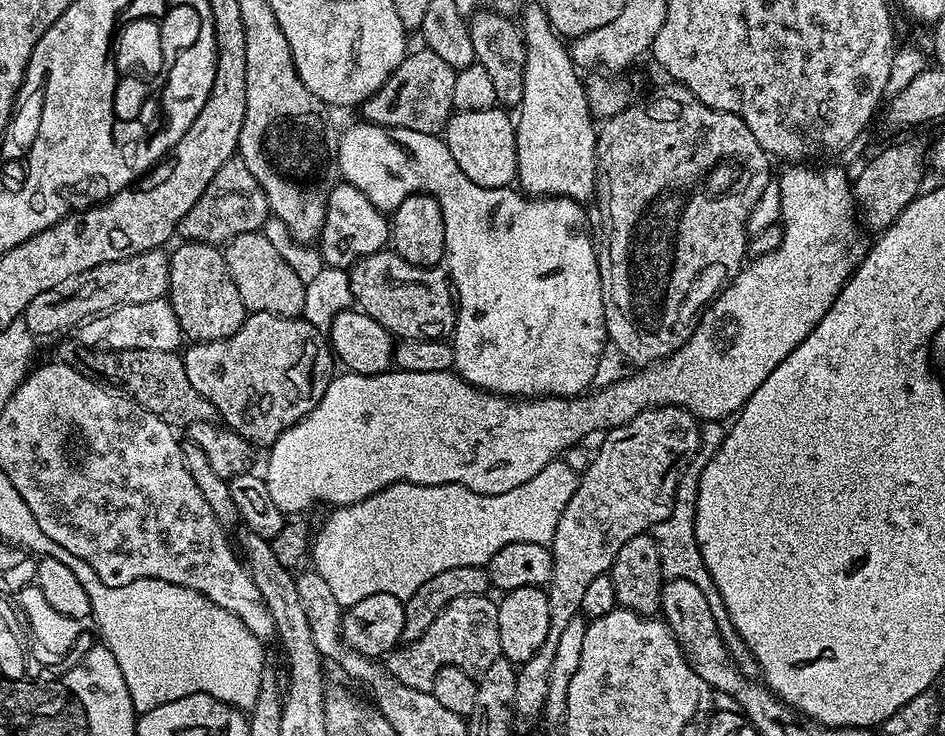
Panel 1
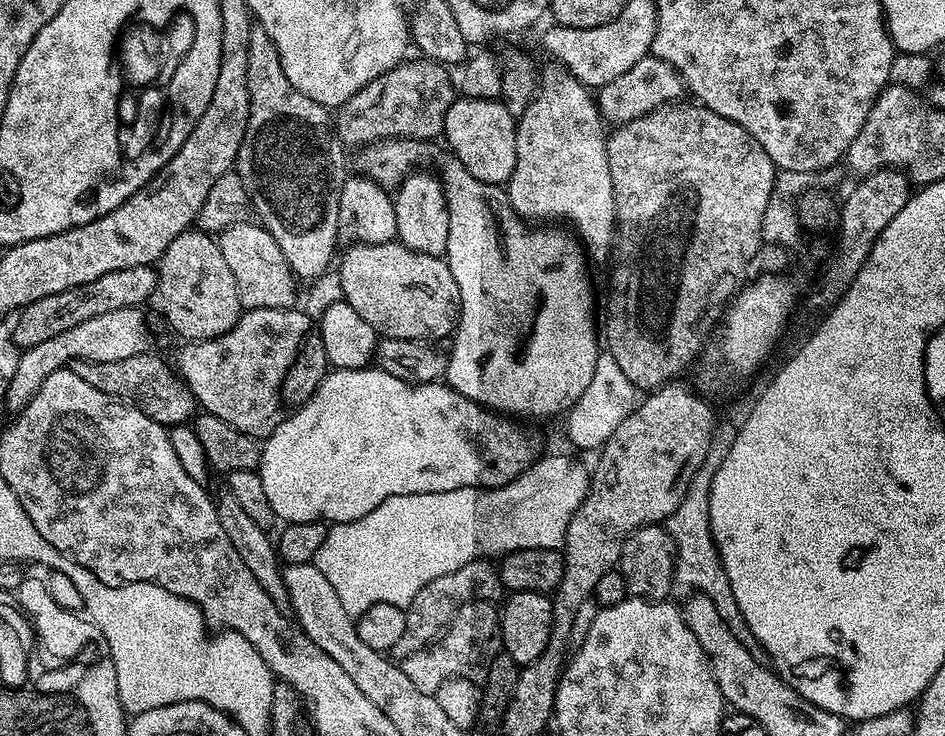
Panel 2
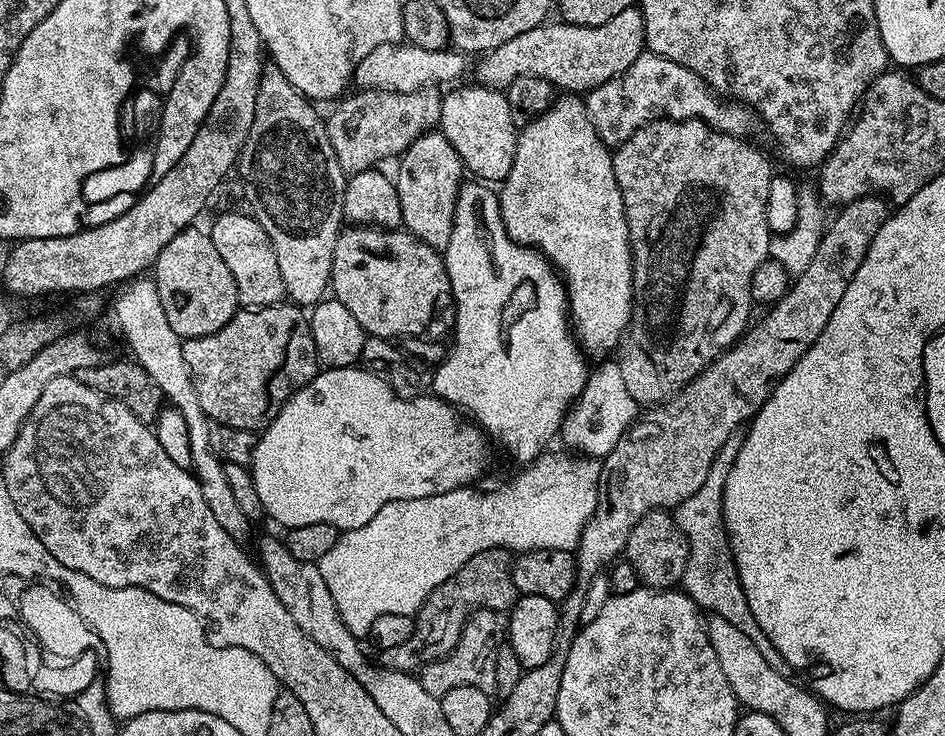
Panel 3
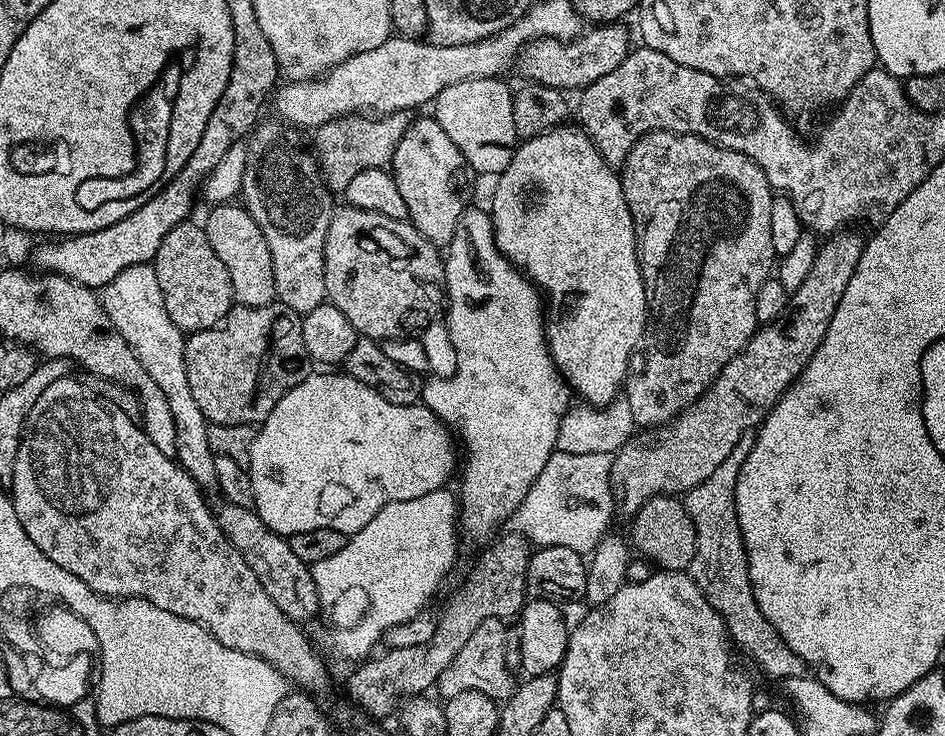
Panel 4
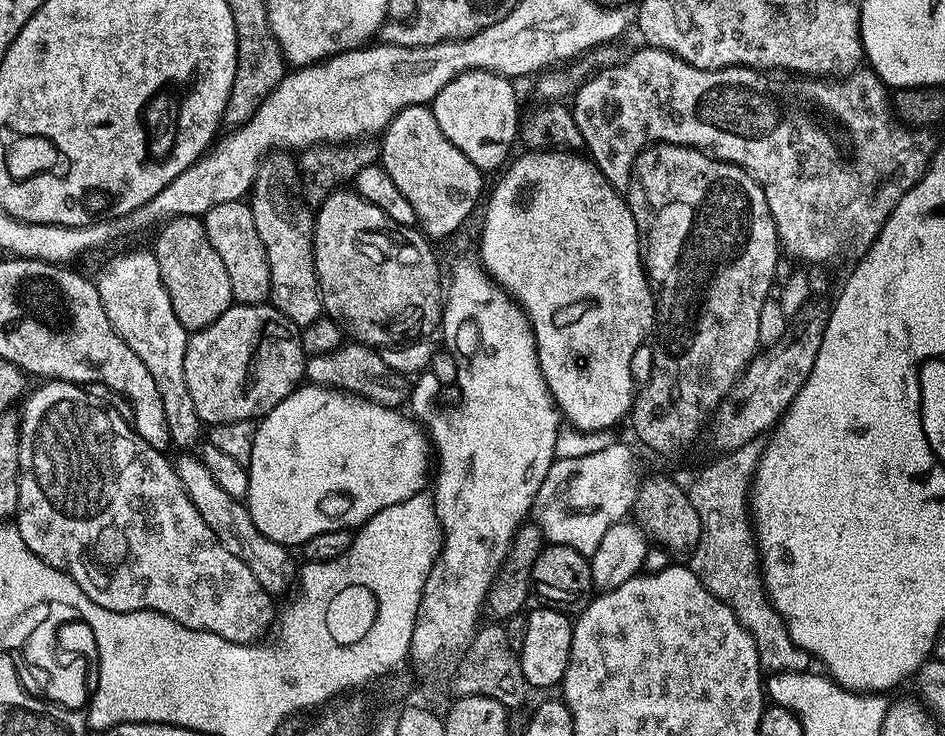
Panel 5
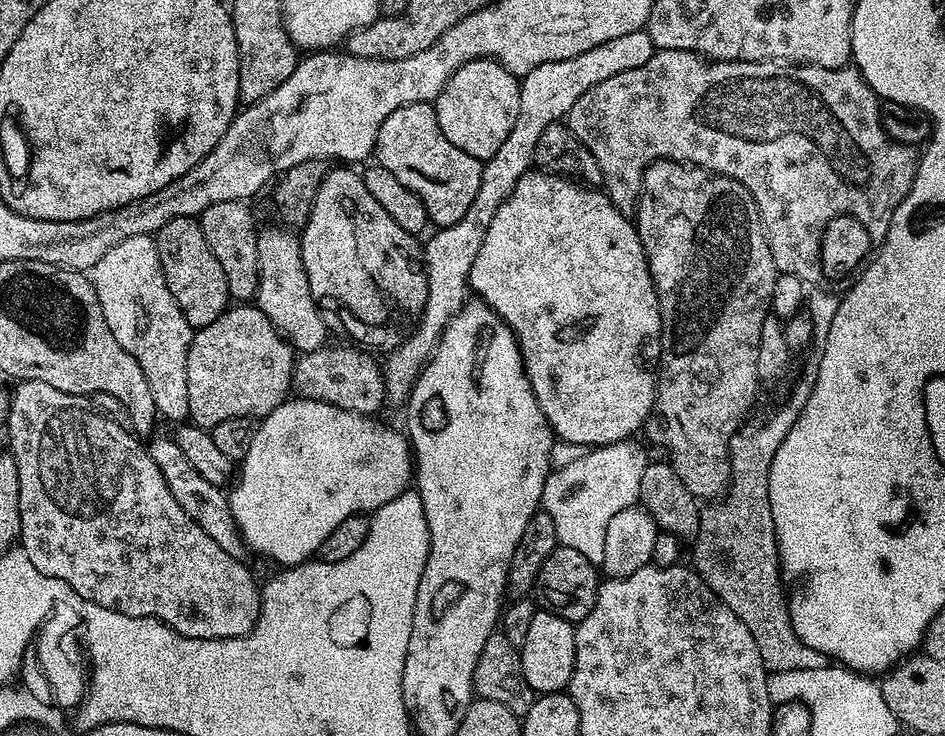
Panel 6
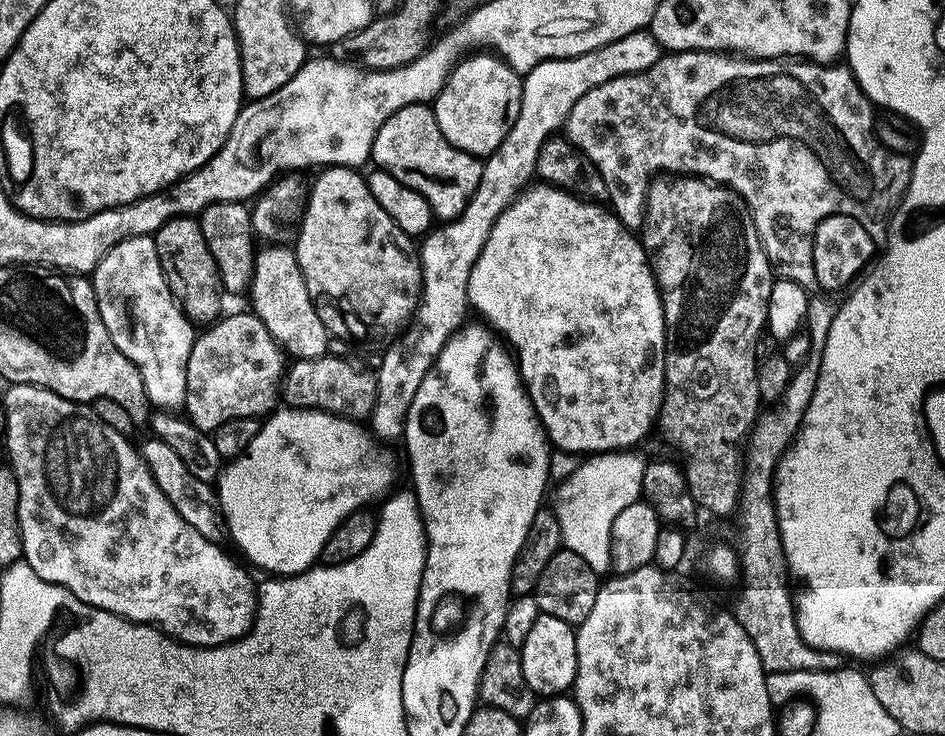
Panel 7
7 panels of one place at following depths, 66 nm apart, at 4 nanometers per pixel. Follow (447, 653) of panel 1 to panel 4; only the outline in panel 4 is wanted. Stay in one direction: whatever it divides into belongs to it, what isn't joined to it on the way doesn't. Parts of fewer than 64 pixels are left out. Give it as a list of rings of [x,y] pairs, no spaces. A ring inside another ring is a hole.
[[[486,618],[474,634],[470,634],[466,646],[458,650],[458,658],[442,670],[439,680],[436,682],[435,691],[441,692],[441,697],[447,698],[454,694],[463,694],[466,690],[478,690],[486,694],[491,700],[505,702],[511,698],[518,680],[512,676],[513,669],[506,666],[506,634],[509,625],[498,618]]]

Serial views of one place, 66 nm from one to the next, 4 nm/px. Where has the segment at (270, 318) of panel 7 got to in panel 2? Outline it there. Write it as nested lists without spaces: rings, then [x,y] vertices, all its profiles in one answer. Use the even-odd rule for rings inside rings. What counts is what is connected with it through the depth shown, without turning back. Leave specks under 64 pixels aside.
[[[253,27],[250,34],[250,62],[248,63],[248,89],[250,90],[250,118],[246,122],[246,134],[236,155],[234,165],[240,180],[246,186],[251,211],[256,211],[259,223],[278,242],[278,250],[286,258],[292,273],[301,281],[311,282],[329,271],[328,264],[337,255],[338,202],[346,179],[344,172],[345,145],[341,144],[330,119],[329,109],[314,98],[306,98],[302,90],[290,86],[286,70],[282,70],[282,58],[262,27]]]

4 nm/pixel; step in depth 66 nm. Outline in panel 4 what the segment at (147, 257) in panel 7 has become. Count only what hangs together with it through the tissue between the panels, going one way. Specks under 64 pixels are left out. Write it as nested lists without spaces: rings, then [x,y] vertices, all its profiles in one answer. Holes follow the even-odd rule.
[[[152,264],[130,266],[118,274],[102,289],[104,313],[110,318],[114,330],[122,334],[124,341],[134,350],[138,362],[158,382],[162,394],[166,394],[166,402],[174,414],[174,430],[178,433],[175,461],[184,469],[190,478],[200,485],[201,489],[215,489],[216,474],[214,462],[217,455],[212,451],[208,437],[208,420],[198,407],[197,400],[190,390],[190,378],[186,378],[186,362],[184,361],[185,333],[180,331],[174,322],[170,322],[170,314],[166,314],[166,302],[162,302],[162,290],[158,286],[158,274]]]

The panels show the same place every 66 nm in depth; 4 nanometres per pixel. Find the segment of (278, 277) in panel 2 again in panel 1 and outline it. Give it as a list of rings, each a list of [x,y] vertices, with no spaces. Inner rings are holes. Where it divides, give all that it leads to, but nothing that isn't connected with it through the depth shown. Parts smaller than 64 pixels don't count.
[[[263,231],[238,234],[223,249],[230,278],[238,286],[238,298],[242,298],[249,313],[269,312],[282,318],[299,317],[303,310],[306,290],[305,277],[292,269],[292,264],[276,249],[276,244]]]

